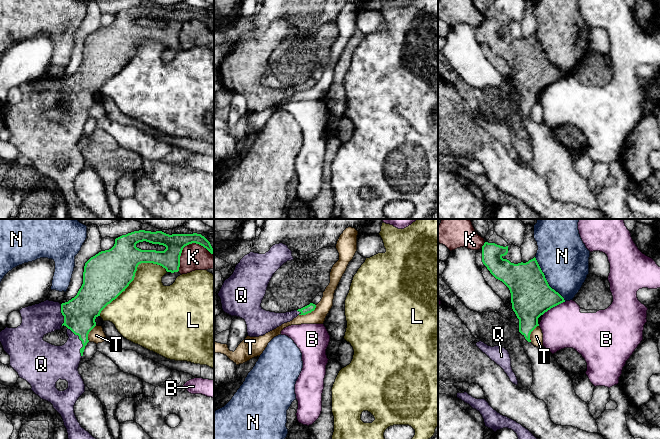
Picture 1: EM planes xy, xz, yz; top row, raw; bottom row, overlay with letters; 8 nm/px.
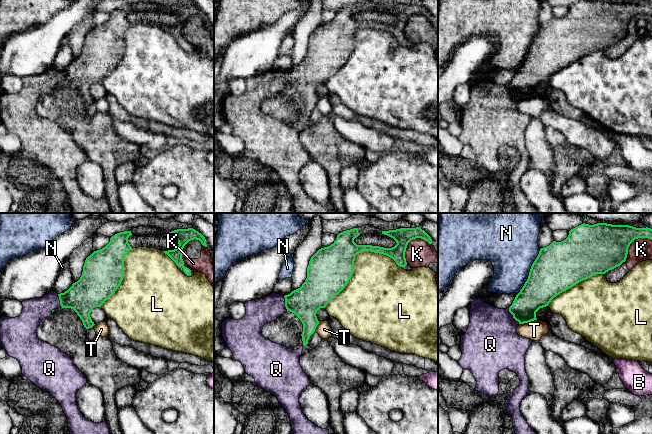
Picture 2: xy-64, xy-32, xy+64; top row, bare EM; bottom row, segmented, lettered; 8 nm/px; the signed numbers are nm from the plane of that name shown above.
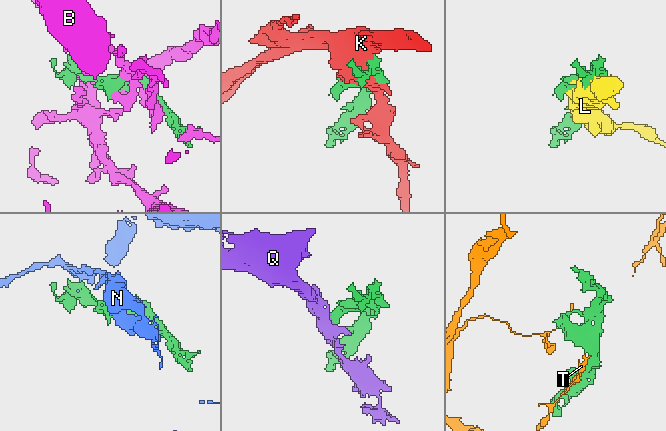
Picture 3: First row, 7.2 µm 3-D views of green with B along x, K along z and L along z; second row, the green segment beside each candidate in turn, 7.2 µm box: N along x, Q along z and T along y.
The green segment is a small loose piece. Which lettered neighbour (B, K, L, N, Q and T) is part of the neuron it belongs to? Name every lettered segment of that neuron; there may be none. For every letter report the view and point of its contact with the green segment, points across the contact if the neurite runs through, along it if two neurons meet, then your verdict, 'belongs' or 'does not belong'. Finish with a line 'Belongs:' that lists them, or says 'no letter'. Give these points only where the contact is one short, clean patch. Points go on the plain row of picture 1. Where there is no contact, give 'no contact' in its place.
B: meets green in yz at (553, 82); does not belong
K: meets green in xy at (186, 21); does not belong
L: meets green in xy at (134, 52); does not belong
N: meets green in yz at (546, 56); does not belong
Q: meets green in xy at (81, 116); belongs
T: meets green in xz at (308, 88); border along xz (316, 81), (310, 88), (299, 91); does not belong
Belongs: Q

